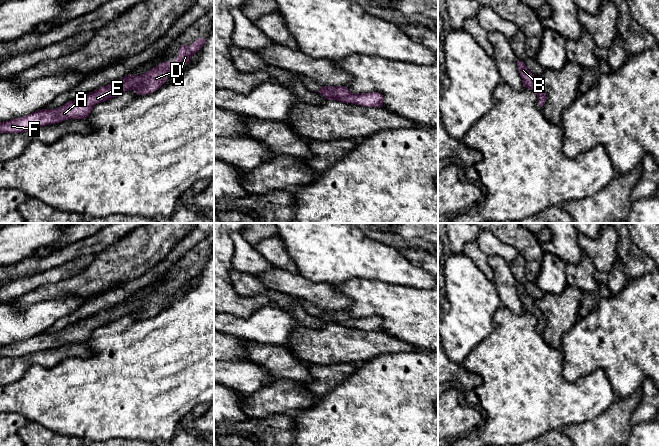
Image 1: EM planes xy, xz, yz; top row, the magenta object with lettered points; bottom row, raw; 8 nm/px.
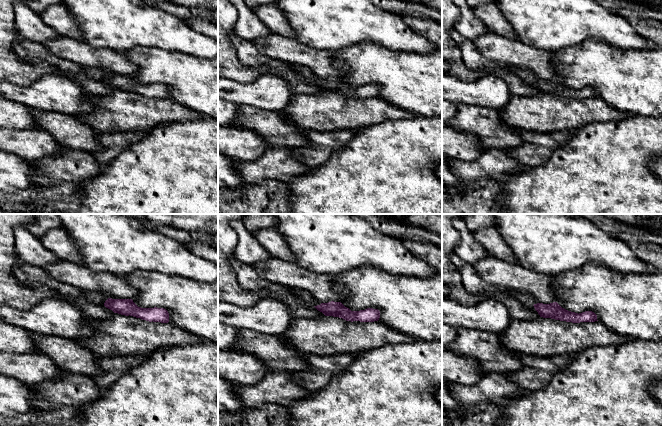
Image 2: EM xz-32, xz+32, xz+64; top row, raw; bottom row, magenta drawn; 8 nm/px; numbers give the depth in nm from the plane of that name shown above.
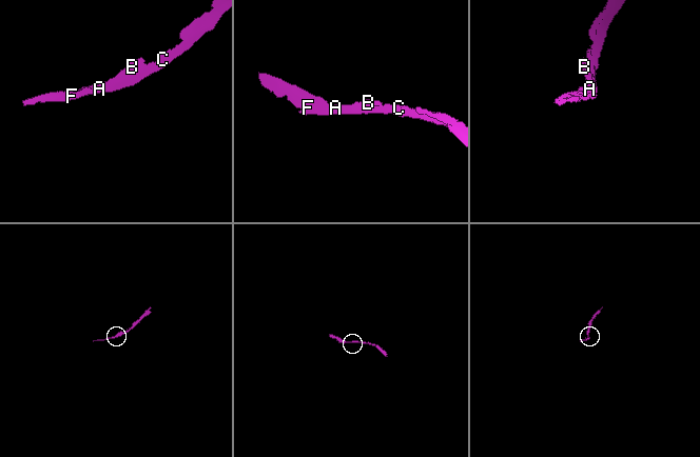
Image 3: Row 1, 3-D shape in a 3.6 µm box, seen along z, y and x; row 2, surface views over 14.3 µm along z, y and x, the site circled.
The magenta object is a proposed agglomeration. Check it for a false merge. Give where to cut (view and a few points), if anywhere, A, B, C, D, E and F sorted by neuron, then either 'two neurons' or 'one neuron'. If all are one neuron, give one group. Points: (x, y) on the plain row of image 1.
no cut; A B C D E F; one neuron

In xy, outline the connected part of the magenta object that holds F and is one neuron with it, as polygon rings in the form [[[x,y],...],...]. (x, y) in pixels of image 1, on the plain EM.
[[[198,262],[190,271],[183,268],[179,272],[178,281],[173,286],[160,287],[142,299],[128,298],[85,319],[82,323],[69,325],[60,332],[41,333],[17,343],[0,346],[0,357],[23,357],[68,343],[85,344],[96,328],[112,323],[125,315],[135,314],[138,319],[153,317],[165,307],[171,296],[180,289],[189,287],[190,282],[203,271],[205,266],[206,263]]]

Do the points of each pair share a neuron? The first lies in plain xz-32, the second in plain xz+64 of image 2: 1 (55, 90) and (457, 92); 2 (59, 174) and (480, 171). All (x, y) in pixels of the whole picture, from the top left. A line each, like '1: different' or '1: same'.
1: same
2: same

